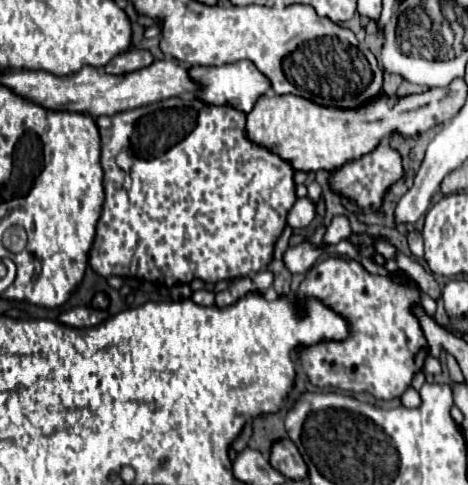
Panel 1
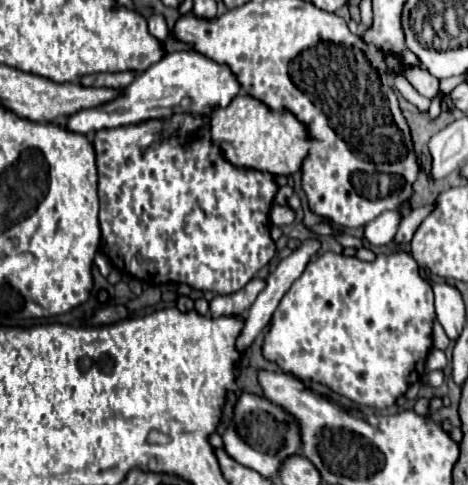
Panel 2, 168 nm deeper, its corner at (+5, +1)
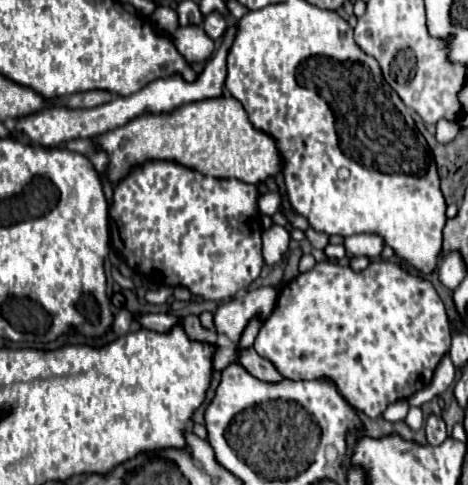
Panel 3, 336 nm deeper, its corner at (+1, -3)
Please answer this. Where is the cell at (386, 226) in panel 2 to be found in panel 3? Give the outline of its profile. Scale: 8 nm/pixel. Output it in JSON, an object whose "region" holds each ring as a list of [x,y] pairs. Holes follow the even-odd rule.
{"region":[[[357,234],[357,236],[347,236],[343,240],[345,252],[349,258],[359,258],[365,256],[369,260],[377,258],[383,250],[383,240],[373,234]]]}

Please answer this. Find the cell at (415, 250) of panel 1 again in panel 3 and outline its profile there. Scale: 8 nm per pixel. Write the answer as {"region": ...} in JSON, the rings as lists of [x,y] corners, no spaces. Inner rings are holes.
{"region":[[[383,260],[371,262],[363,272],[319,262],[313,270],[299,274],[279,290],[277,304],[259,328],[253,348],[285,378],[331,378],[353,408],[369,418],[377,418],[389,404],[409,398],[431,382],[437,364],[451,348],[451,330],[441,298],[431,282],[421,276],[409,274],[401,266]]]}

